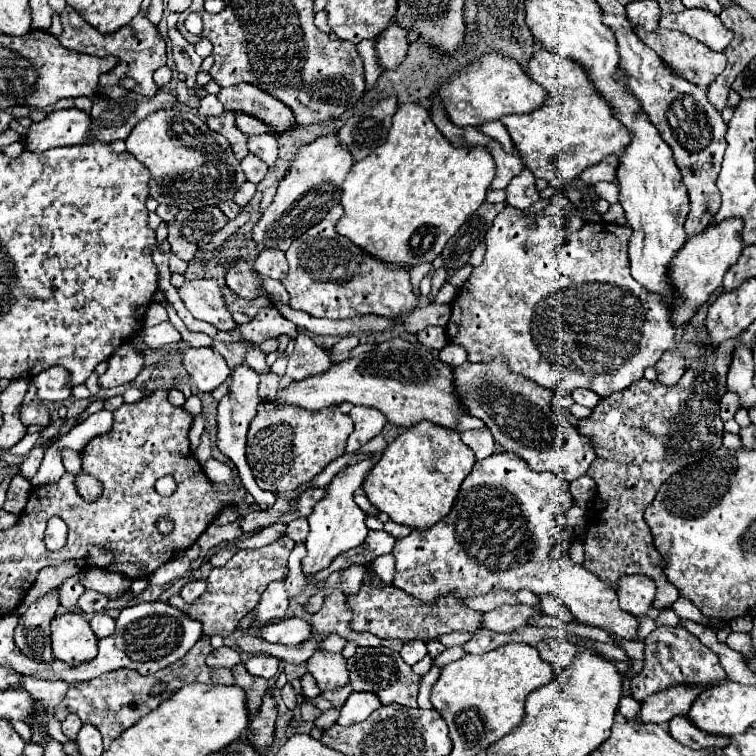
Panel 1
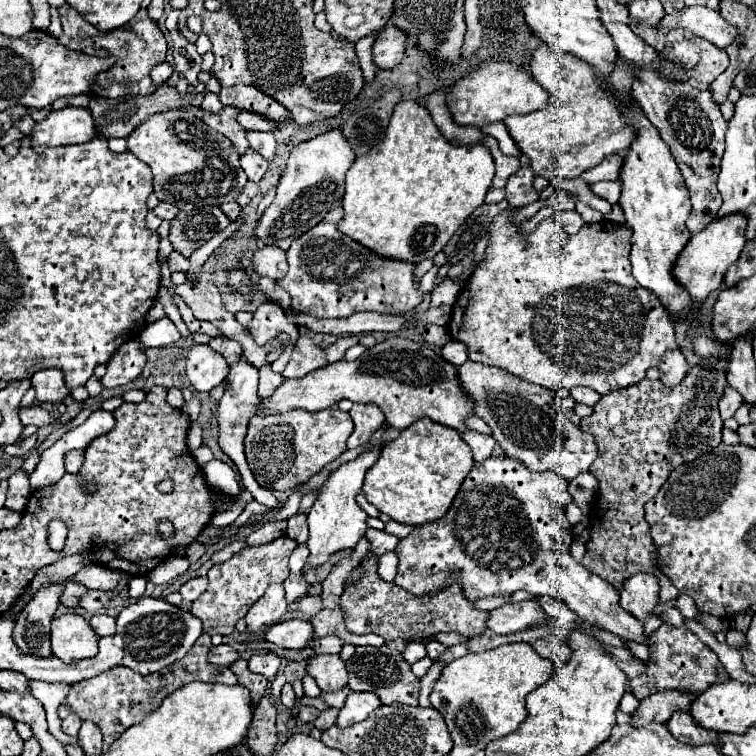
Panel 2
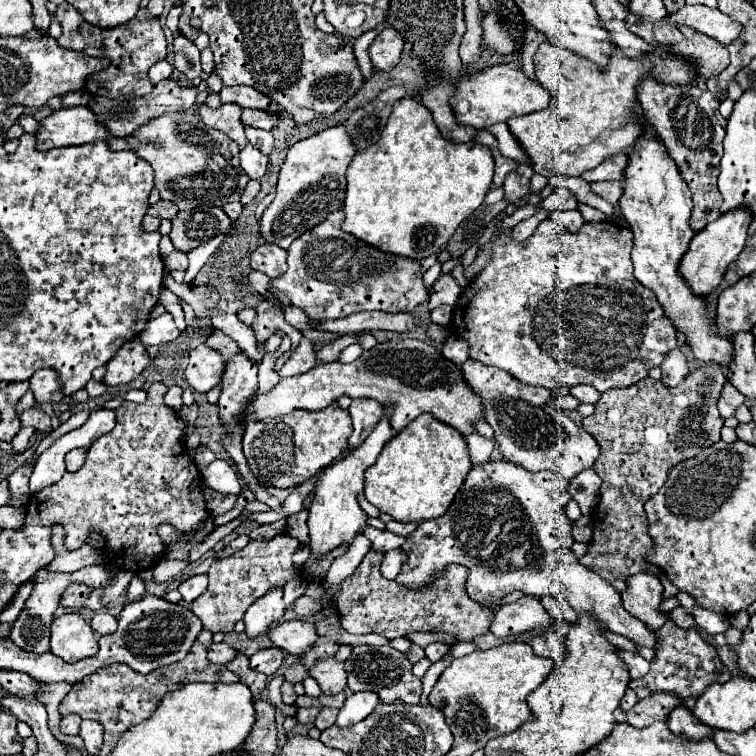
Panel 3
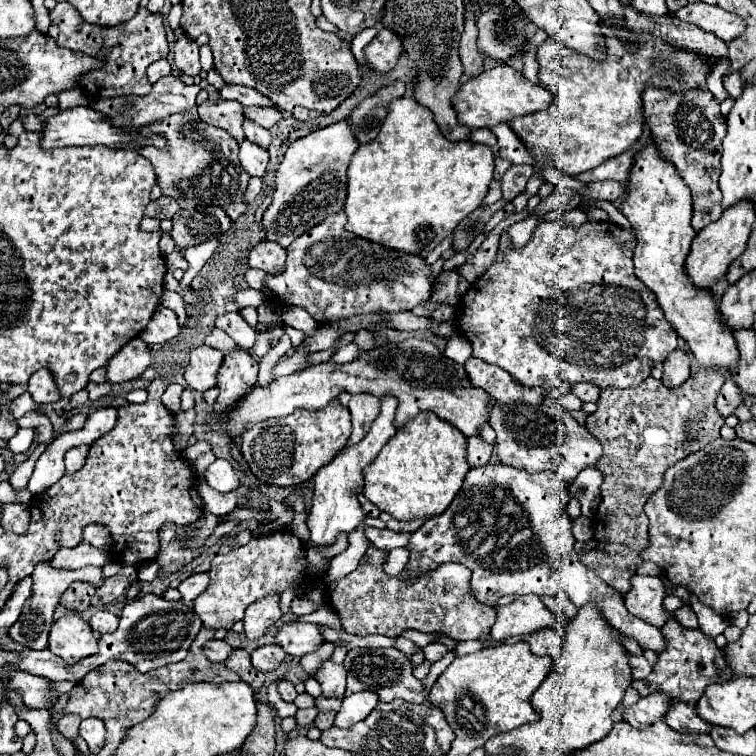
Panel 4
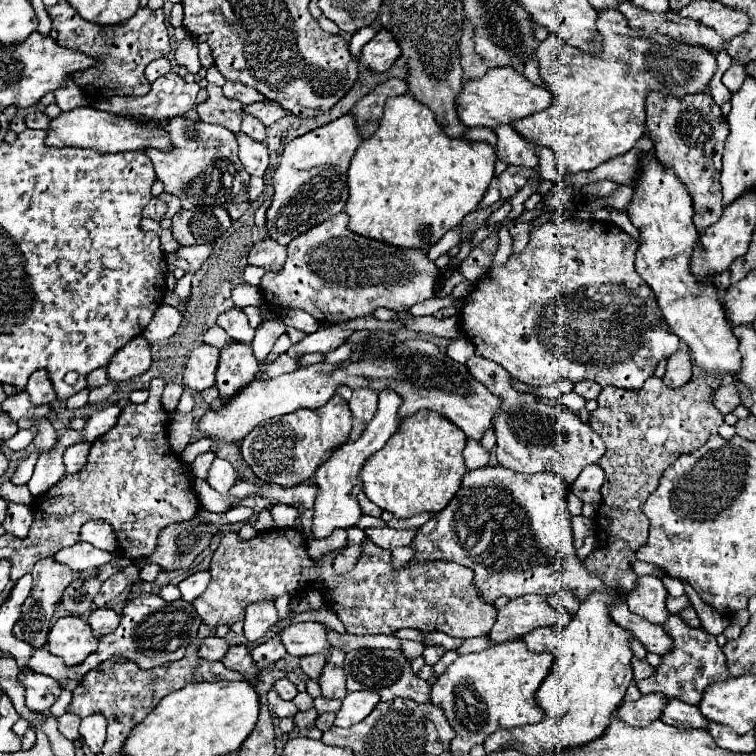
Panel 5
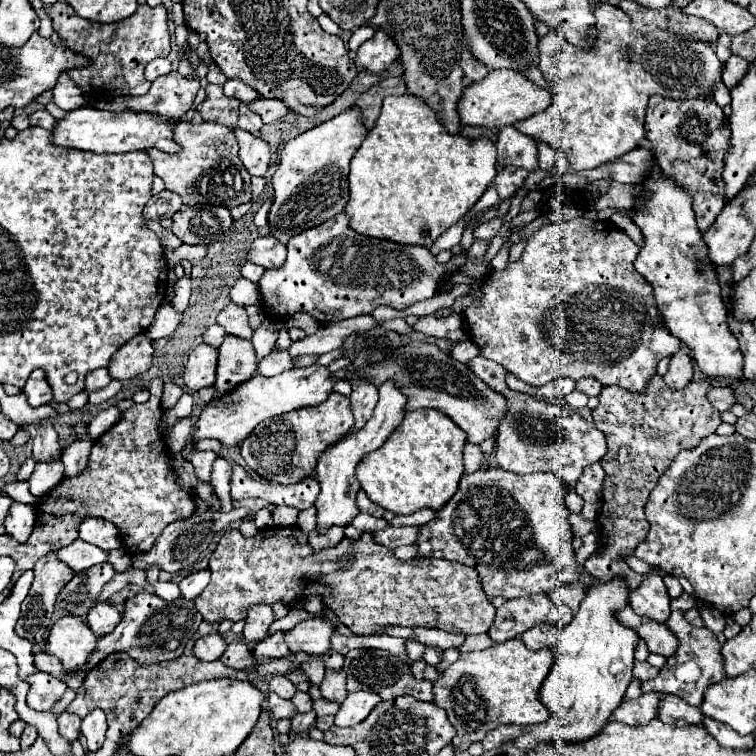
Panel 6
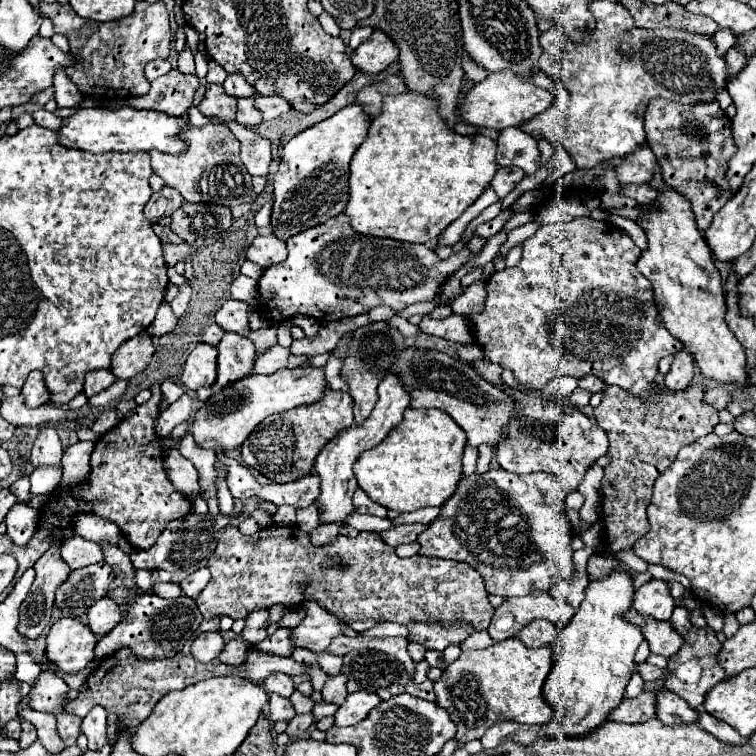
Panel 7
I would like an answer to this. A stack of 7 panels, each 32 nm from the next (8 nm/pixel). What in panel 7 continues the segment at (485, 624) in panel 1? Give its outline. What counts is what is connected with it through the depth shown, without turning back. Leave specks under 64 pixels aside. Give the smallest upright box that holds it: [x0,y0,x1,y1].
[488,592,576,642]

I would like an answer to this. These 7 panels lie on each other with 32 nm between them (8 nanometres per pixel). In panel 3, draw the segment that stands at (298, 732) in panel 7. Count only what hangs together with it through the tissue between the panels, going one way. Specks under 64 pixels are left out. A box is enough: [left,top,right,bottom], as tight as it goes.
[296,708,318,724]

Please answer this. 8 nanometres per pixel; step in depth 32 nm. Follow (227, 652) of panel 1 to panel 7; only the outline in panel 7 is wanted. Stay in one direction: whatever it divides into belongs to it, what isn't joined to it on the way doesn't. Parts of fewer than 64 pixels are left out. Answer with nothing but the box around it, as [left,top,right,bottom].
[192,632,224,662]

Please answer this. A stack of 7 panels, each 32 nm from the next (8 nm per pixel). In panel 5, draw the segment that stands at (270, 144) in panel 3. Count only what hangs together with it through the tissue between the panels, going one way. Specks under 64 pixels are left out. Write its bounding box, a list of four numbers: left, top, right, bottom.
[242,112,268,144]

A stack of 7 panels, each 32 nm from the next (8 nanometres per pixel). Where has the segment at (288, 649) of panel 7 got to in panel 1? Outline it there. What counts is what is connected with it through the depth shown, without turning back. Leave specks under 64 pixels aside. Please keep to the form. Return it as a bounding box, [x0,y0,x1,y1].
[246,654,280,680]

